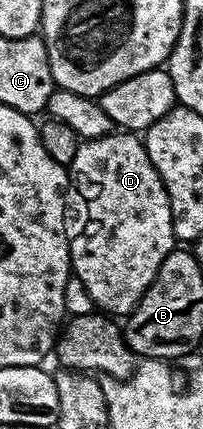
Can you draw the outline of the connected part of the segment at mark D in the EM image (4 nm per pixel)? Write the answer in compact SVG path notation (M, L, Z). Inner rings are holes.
M113 130L108 136L85 140L81 143L78 154L74 154L74 162L70 166L70 184L73 189L76 187L76 192L84 199L84 208L88 211L88 221L81 226L80 233L78 233L77 236L73 235L71 237L68 246L71 271L74 273L75 279L80 280L82 286L86 286L93 305L95 305L101 313L107 314L112 318L127 318L131 316L132 311L138 306L142 294L152 285L154 278L158 274L158 270L162 266L162 262L174 248L170 202L168 201L168 195L164 189L162 178L157 174L155 166L150 162L148 149L145 148L143 139L141 139L139 135L127 130Z

